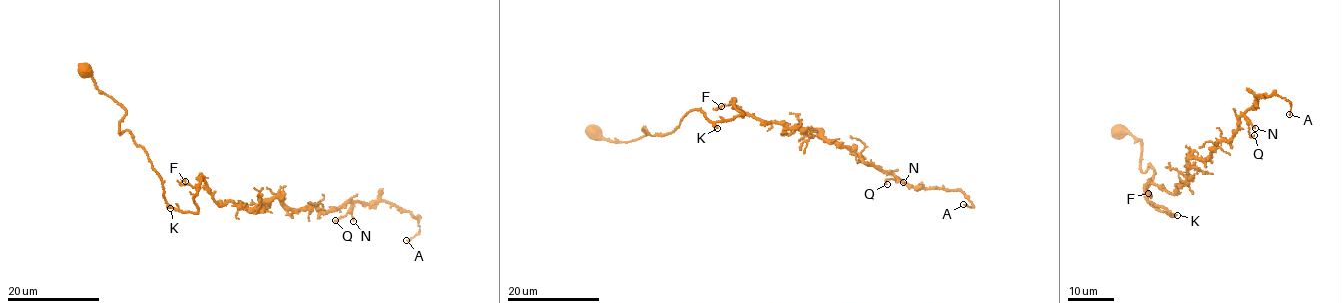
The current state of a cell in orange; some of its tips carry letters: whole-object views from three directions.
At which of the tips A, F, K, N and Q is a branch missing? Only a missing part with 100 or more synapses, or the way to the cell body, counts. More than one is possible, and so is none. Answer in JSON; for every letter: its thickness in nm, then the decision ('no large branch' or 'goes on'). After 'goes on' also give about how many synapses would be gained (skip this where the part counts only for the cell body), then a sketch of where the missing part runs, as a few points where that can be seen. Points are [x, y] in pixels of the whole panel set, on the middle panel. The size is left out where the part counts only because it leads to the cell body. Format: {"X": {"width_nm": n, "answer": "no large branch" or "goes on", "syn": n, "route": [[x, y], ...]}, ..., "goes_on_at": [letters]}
{"A": {"width_nm": 160, "answer": "no large branch"}, "F": {"width_nm": 160, "answer": "no large branch"}, "K": {"width_nm": 360, "answer": "no large branch"}, "N": {"width_nm": 130, "answer": "no large branch"}, "Q": {"width_nm": 100, "answer": "no large branch"}, "goes_on_at": []}

